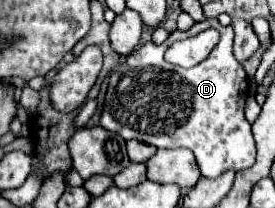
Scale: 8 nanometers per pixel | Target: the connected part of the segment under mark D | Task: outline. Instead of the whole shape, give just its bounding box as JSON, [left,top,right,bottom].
[99,19,255,177]

